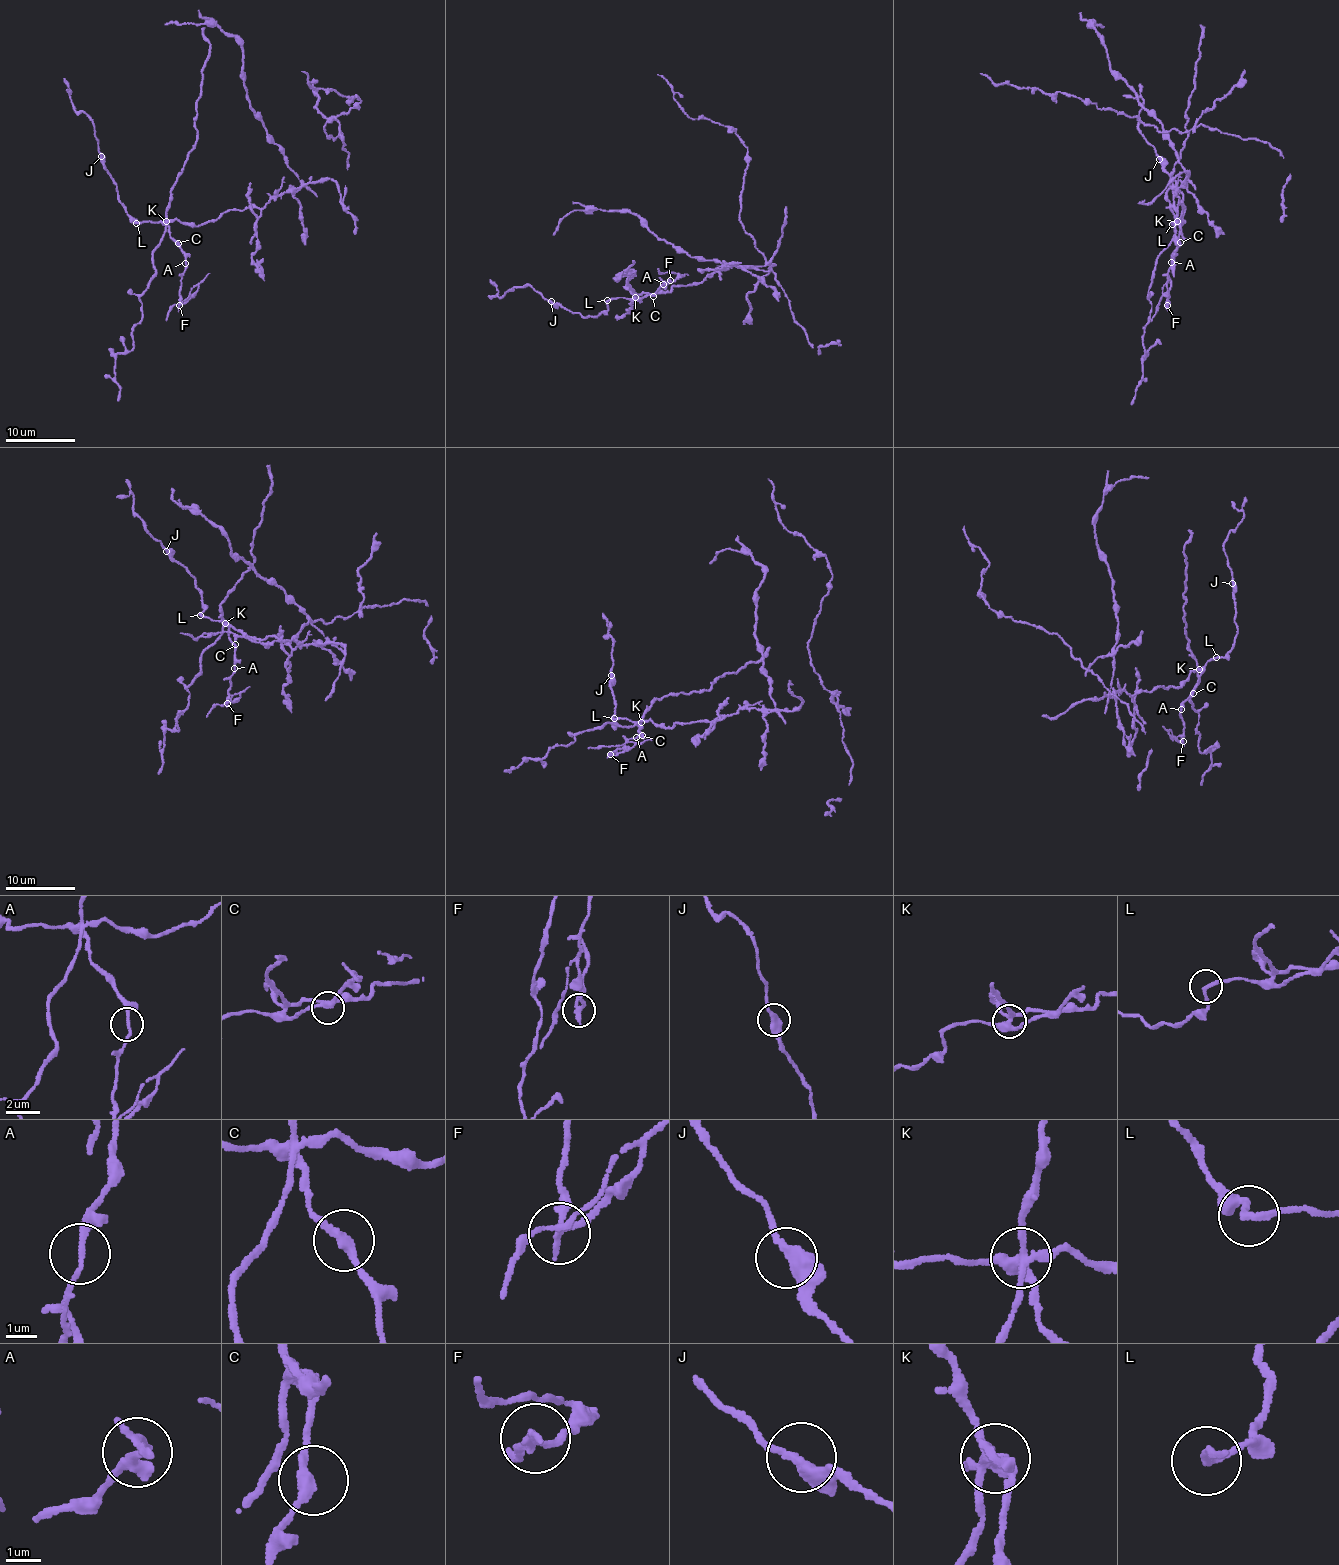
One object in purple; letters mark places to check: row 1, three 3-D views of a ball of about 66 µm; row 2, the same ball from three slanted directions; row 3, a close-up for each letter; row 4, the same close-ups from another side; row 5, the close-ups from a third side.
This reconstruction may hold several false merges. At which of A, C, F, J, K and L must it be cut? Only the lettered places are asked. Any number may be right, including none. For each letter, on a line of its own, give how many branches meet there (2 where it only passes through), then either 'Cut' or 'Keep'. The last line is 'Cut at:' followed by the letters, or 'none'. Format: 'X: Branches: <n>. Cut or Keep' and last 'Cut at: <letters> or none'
A: Branches: 2. Keep
C: Branches: 2. Keep
F: Branches: 2. Cut
J: Branches: 2. Keep
K: Branches: 5. Cut
L: Branches: 2. Keep
Cut at: F, K

